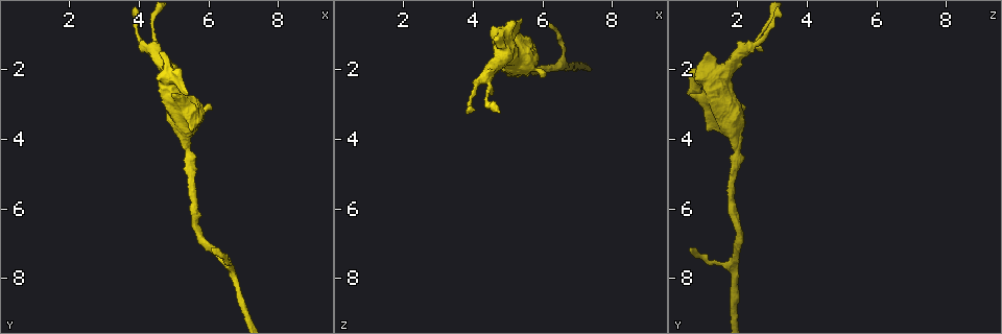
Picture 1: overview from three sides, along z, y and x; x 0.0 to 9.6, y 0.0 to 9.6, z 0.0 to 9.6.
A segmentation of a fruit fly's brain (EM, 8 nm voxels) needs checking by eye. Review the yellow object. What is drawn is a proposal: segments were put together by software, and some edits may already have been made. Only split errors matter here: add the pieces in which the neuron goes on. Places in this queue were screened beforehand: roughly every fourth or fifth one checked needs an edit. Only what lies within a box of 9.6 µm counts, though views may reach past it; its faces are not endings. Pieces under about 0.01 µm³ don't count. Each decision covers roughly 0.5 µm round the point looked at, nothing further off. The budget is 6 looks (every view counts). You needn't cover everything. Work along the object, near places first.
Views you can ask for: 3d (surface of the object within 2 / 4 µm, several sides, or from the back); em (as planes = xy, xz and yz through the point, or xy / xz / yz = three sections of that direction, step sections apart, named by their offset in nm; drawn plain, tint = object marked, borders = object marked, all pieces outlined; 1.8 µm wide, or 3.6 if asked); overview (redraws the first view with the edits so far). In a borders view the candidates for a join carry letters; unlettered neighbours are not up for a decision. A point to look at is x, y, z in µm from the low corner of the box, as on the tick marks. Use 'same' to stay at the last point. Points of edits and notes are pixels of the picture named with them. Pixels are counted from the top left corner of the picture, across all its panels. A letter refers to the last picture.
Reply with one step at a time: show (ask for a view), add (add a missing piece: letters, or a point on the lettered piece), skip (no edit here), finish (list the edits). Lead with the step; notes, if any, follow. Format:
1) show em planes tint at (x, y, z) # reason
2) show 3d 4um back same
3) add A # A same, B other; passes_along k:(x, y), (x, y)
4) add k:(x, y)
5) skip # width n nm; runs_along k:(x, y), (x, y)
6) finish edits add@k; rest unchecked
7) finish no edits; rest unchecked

show 3d 4um back at (6.05, 7.20, 0.70) # thin end

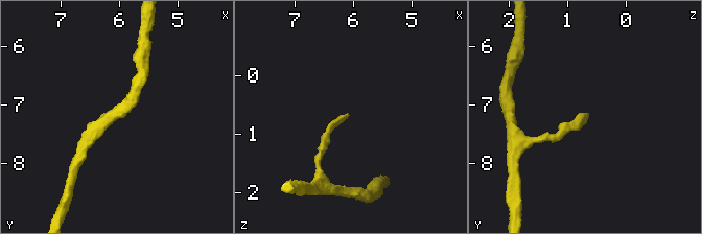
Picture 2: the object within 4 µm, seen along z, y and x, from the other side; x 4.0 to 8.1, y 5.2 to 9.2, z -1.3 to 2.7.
show em planes borders at (6.10, 7.20, 0.70)

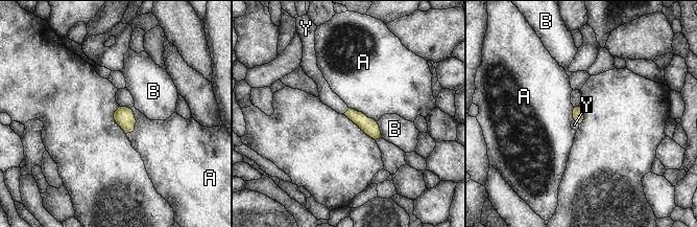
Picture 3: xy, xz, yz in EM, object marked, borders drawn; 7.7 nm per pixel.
add Y # width 90 nm; A other, B other, Y same; passes_along 3:(368, 126), (346, 111), (327, 96); it goes on there

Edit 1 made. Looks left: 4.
show 3d 4um at (4.60, 1.50, 1.15) # free end

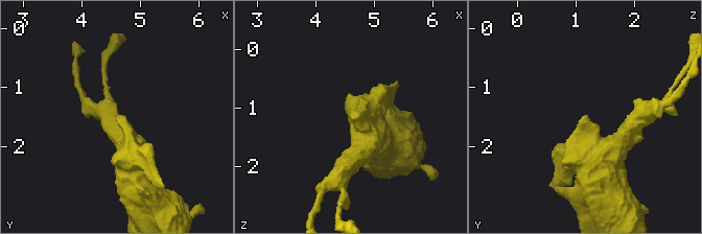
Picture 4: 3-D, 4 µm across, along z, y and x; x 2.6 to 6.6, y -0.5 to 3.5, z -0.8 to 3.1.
show em xy step 8 borders at (4.65, 1.45, 1.20)

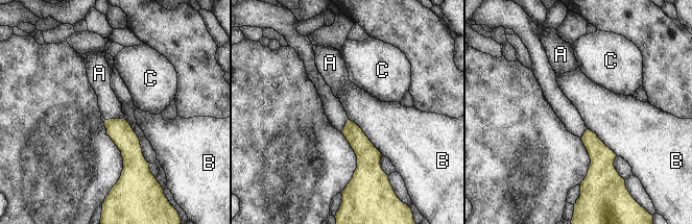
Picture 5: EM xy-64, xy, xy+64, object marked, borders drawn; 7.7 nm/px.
skip # A other, B other, C other; border 5:(349, 119), (361, 129), (382, 154); none of them fits

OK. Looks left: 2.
show em planes tint at (4.45, 0.65, 2.90) # narrows sharply

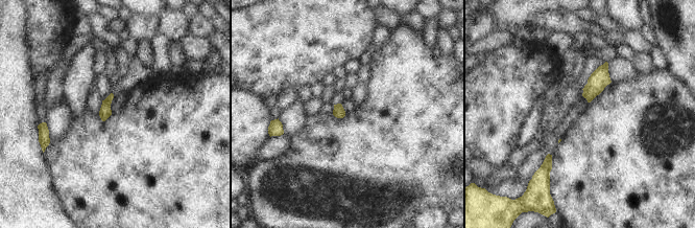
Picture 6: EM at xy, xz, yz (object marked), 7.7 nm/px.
show em planes borders same # what lies round it

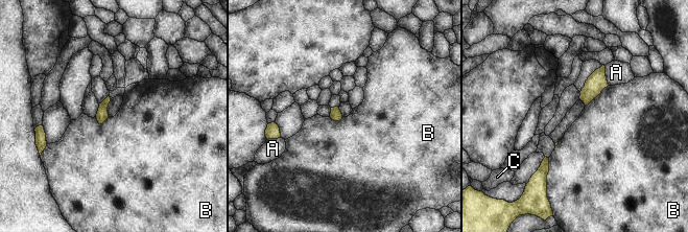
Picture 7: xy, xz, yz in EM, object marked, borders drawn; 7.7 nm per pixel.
skip # A other, B other, C other; border 7:(608, 85), (586, 106); no lettered piece goes on from it

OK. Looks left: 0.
finish edits add@3; rest unchecked

